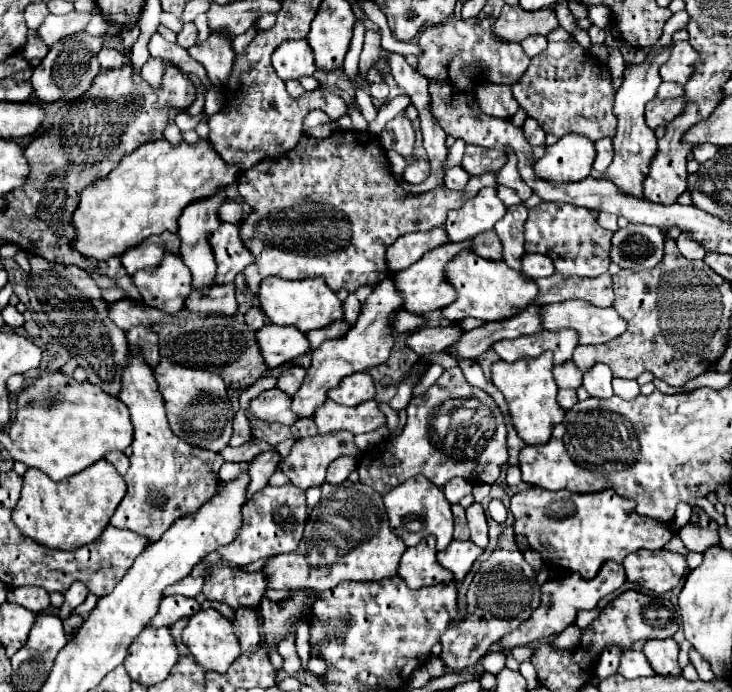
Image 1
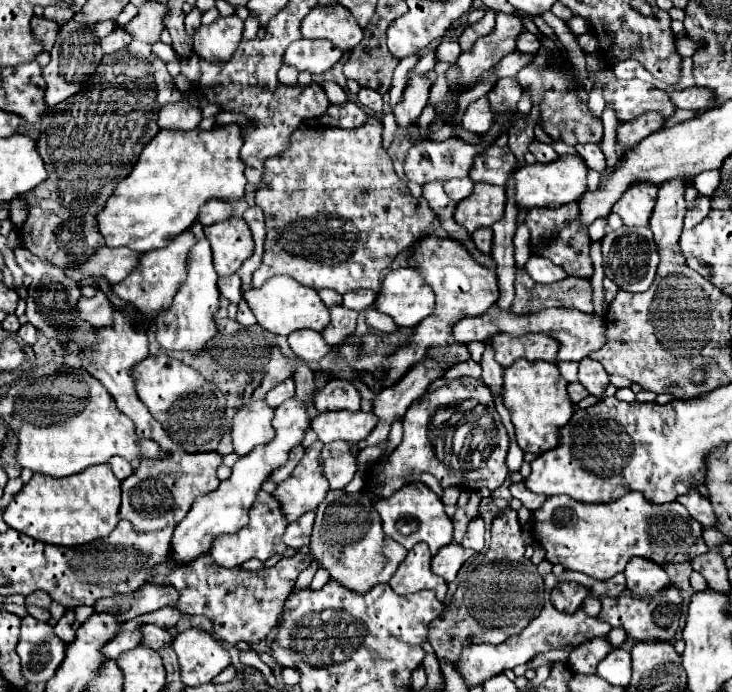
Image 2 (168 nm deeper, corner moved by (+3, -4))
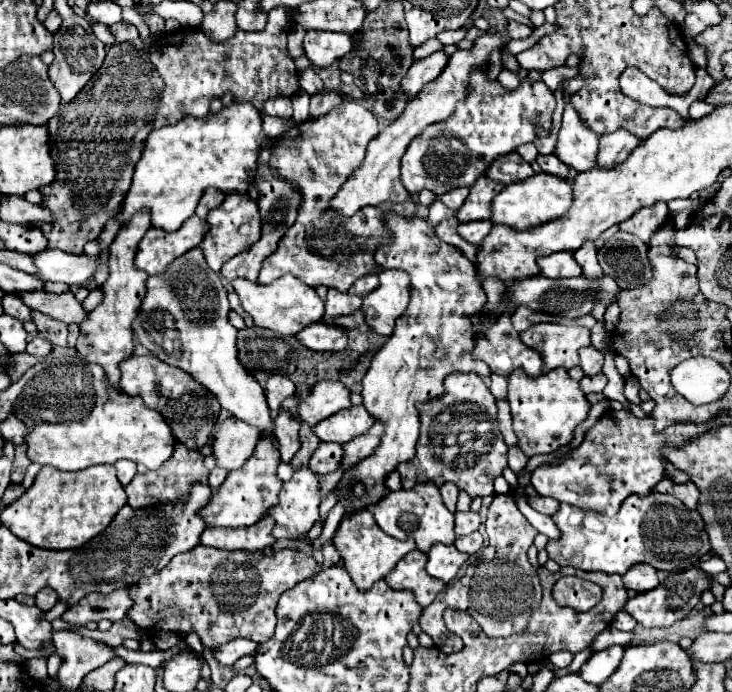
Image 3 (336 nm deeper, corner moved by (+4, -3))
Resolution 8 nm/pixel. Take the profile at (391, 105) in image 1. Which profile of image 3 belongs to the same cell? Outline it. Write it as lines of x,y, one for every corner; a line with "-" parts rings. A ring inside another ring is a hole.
460,28
458,30
447,30
437,35
437,39
443,46
456,45
465,38
466,29

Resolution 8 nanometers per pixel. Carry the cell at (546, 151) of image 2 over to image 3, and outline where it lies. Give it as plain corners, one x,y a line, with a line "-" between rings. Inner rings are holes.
550,154
550,156
538,156
536,158
536,162
540,164
540,168
542,168
542,172
546,172
546,174
552,174
552,176
558,176
558,178
570,178
570,170
568,170
568,166
564,164
564,162
560,162
554,154

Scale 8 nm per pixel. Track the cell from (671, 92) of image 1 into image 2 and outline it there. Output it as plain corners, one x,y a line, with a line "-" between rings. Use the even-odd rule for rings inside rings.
689,87
689,89
681,89
675,91
671,95
671,103
677,109
703,109
709,107
711,103
711,93
705,87

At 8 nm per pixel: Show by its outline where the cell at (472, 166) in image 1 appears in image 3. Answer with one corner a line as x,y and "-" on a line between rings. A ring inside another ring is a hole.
512,152
512,154
506,154
502,158
498,158
486,172
486,176
490,180
496,180
496,182
502,182
502,184
514,184
514,182
520,182
524,178
530,178
534,174
532,166
522,160
520,154

